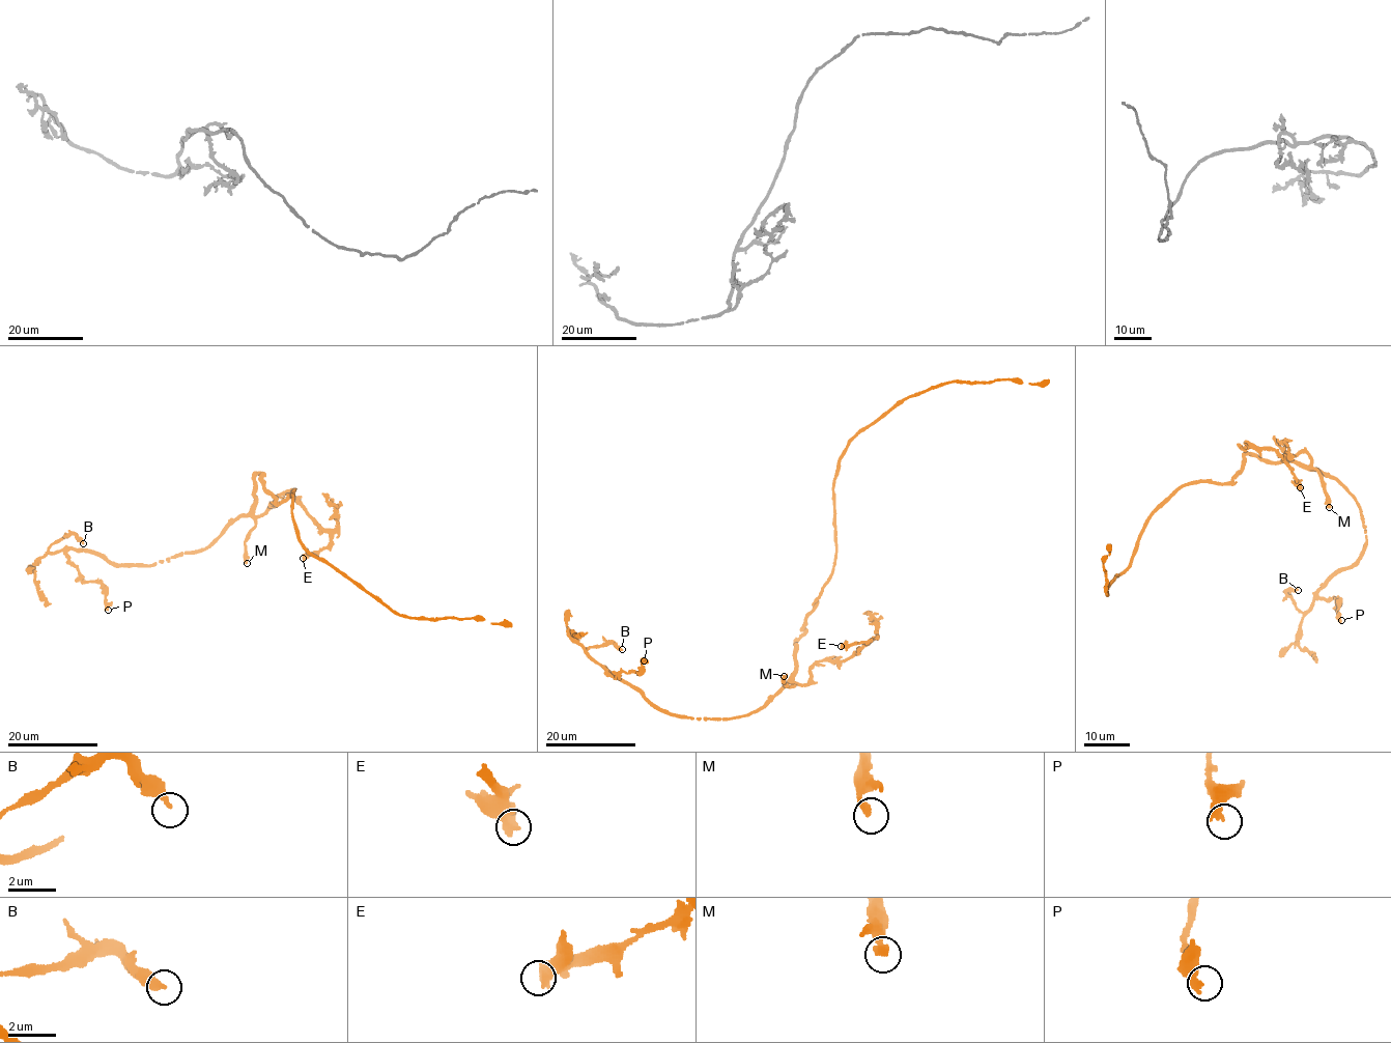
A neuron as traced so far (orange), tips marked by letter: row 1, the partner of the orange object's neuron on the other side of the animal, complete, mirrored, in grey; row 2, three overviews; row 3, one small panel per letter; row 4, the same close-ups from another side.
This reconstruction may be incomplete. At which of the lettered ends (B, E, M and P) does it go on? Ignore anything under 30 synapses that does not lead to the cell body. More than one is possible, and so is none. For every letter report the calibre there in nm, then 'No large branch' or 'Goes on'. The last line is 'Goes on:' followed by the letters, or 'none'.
B: Thickness 300 nm. No large branch
E: Thickness 550 nm. No large branch
M: Thickness 320 nm. Goes on
P: Thickness 280 nm. No large branch
Goes on: M

